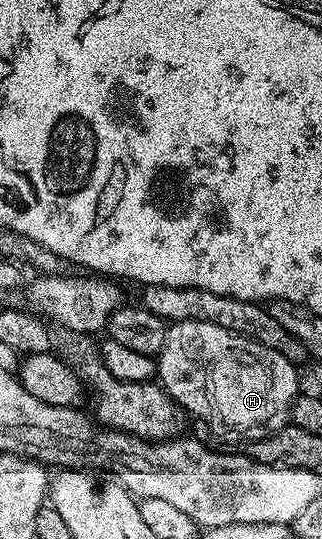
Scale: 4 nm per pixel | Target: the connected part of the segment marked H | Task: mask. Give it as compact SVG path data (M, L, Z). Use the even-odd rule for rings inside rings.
M209 321L171 323L157 356L158 382L184 412L199 415L204 411L213 426L228 427L246 441L269 439L274 432L288 426L291 405L301 391L295 371L298 371L296 364L281 357L281 353L265 349L265 345L257 345L257 341L249 341L237 333L229 333L229 329L220 329ZM199 387L203 390L204 407L199 404Z

